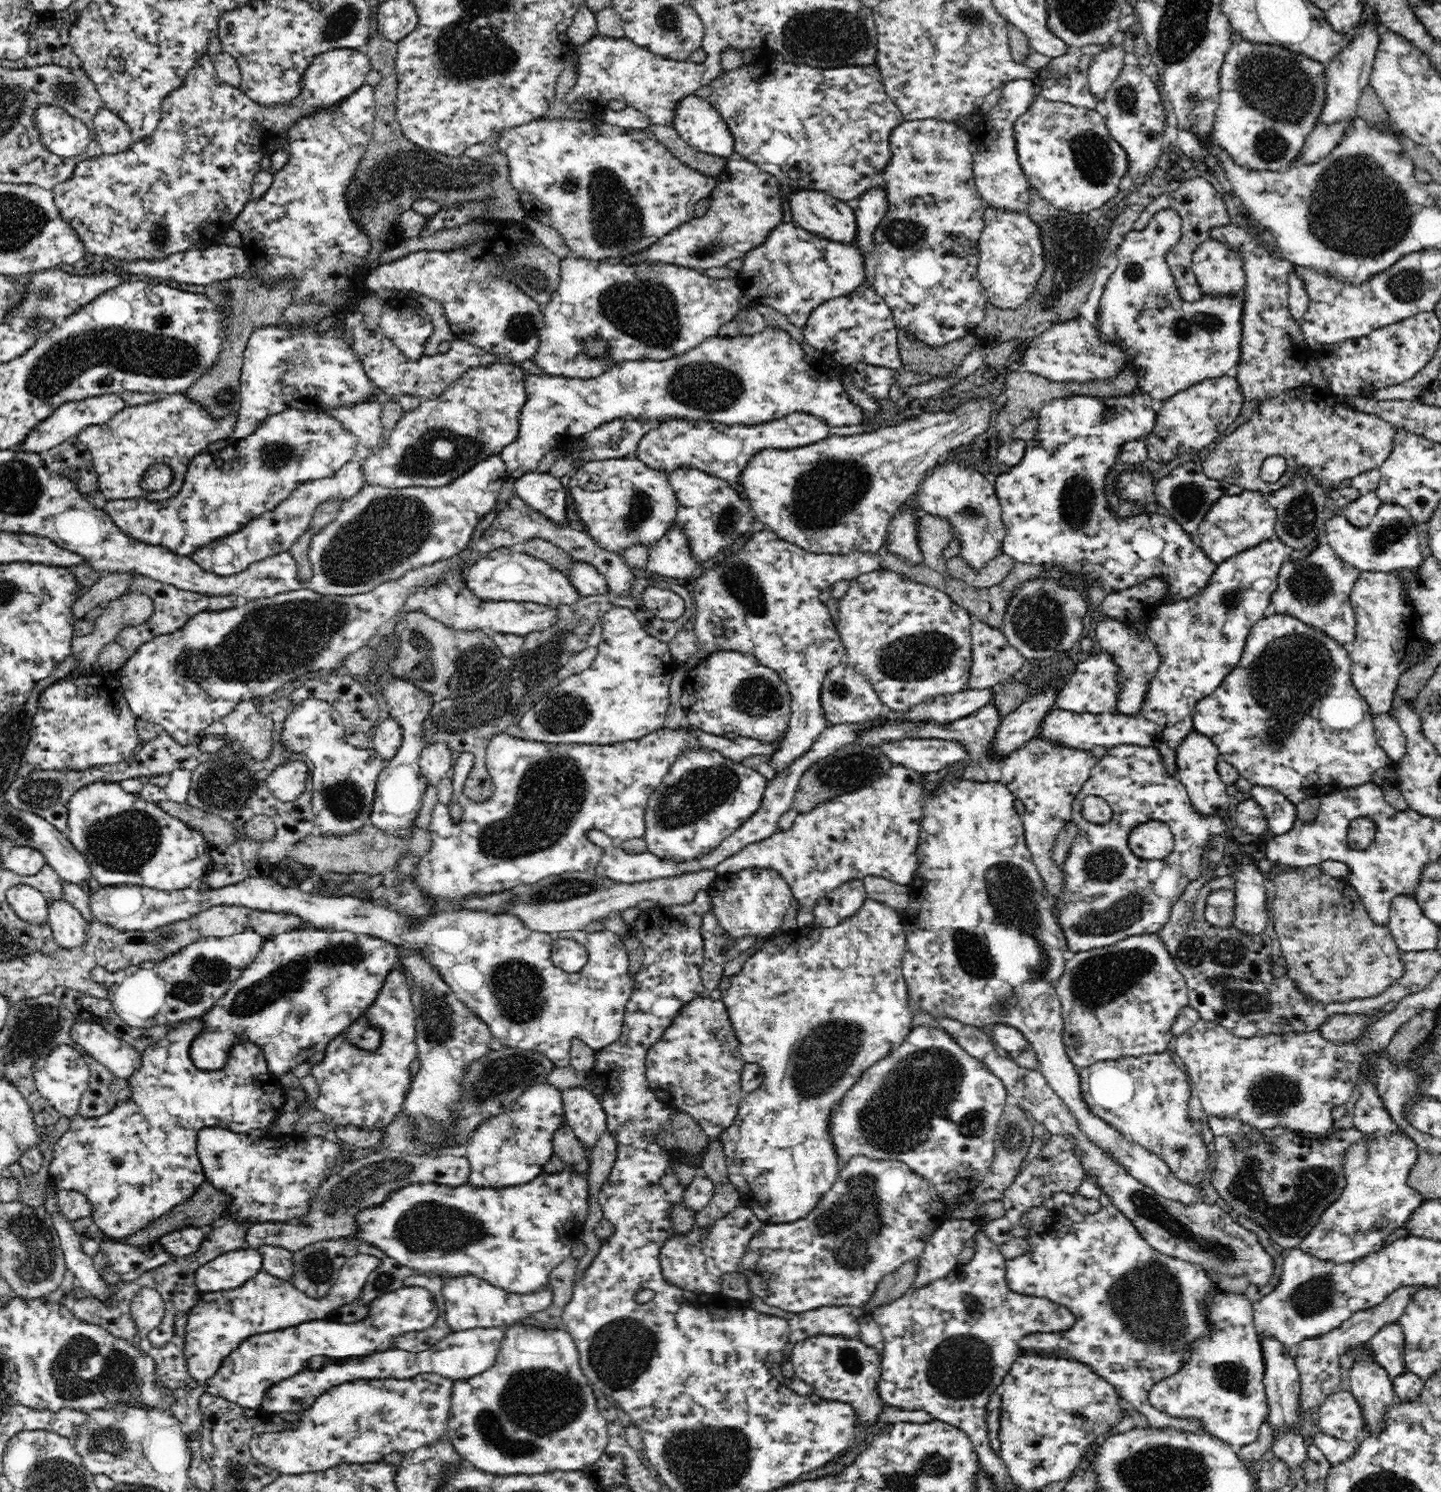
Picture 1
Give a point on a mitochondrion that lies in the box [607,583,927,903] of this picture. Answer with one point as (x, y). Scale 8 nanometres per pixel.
(699, 792)

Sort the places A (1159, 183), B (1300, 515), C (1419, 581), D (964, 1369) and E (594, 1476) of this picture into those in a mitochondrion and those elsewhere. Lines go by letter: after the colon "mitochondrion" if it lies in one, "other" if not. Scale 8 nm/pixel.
A: other
B: mitochondrion
C: other
D: mitochondrion
E: other

